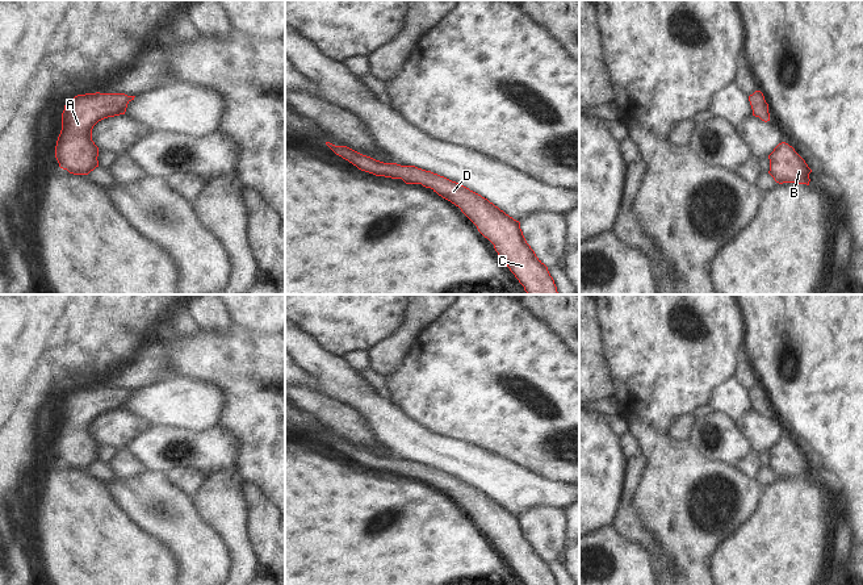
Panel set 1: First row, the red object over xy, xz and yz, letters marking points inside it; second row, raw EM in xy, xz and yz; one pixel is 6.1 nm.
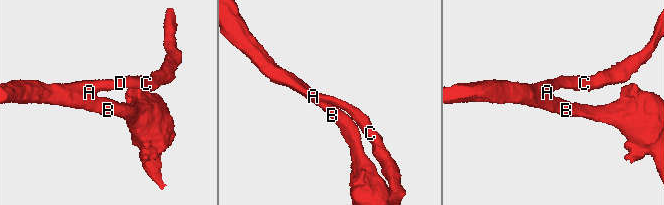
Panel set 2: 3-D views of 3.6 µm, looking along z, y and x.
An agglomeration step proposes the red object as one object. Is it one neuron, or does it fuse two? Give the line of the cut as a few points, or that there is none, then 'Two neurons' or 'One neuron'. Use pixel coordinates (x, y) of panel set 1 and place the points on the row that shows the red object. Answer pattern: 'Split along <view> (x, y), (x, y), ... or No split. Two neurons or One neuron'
No split. One neuron

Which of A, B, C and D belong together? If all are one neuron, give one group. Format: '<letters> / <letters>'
A B C D

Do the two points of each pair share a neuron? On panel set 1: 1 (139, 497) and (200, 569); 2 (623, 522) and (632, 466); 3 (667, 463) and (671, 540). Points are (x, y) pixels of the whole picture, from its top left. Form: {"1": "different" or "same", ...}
{"1": "same", "2": "same", "3": "same"}

